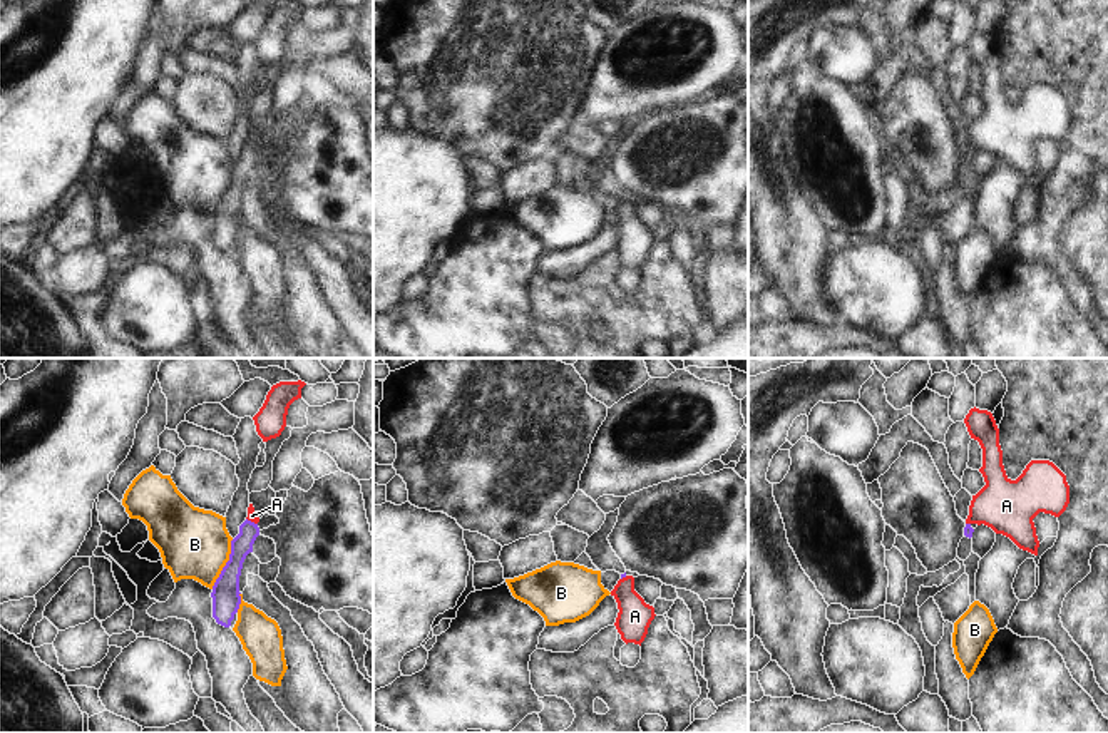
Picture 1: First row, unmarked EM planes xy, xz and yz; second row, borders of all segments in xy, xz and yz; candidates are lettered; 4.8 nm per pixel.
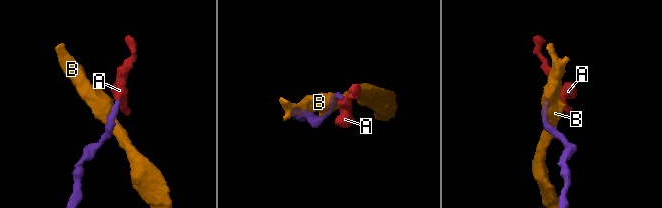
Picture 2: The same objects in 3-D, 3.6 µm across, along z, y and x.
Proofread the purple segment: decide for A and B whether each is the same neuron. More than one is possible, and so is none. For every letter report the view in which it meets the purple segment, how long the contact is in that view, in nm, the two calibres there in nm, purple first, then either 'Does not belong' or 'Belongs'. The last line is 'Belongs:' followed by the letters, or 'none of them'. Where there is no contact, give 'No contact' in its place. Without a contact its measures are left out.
A: Touches purple in xy. Shared border 70 nm. Thickness 100 nm (purple) against 50 nm. Belongs
B: Touches purple in xy. Shared border 260 nm. Thickness 140 nm (purple) against 340 nm. Does not belong
Belongs: A.

